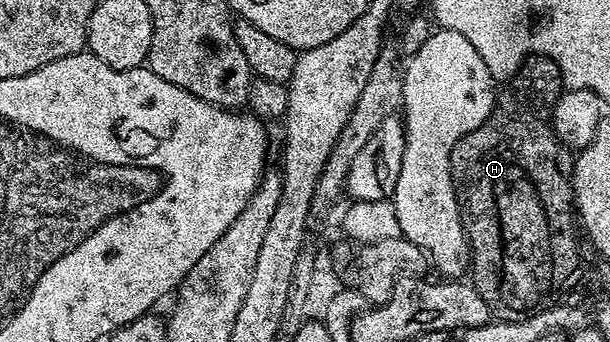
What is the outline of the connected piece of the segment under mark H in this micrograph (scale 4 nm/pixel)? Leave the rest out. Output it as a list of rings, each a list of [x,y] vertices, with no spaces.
[[[528,55],[519,66],[519,70],[510,79],[506,80],[504,87],[507,88],[504,91],[502,88],[498,92],[495,107],[491,110],[491,116],[477,129],[473,129],[469,134],[463,135],[457,141],[457,145],[451,154],[451,176],[453,177],[453,185],[455,186],[455,196],[459,202],[459,216],[463,222],[463,231],[467,235],[467,242],[469,244],[470,282],[477,289],[477,293],[481,293],[481,297],[485,297],[485,305],[489,305],[491,314],[495,319],[521,321],[525,317],[533,317],[533,313],[541,313],[546,307],[556,306],[562,300],[559,298],[578,281],[579,270],[583,267],[583,259],[579,256],[579,243],[575,240],[577,215],[573,210],[571,184],[565,171],[563,175],[558,161],[555,160],[565,154],[565,148],[559,142],[559,138],[555,135],[555,129],[549,122],[551,111],[555,108],[556,101],[559,100],[559,96],[565,90],[559,66],[552,59],[544,55]]]

